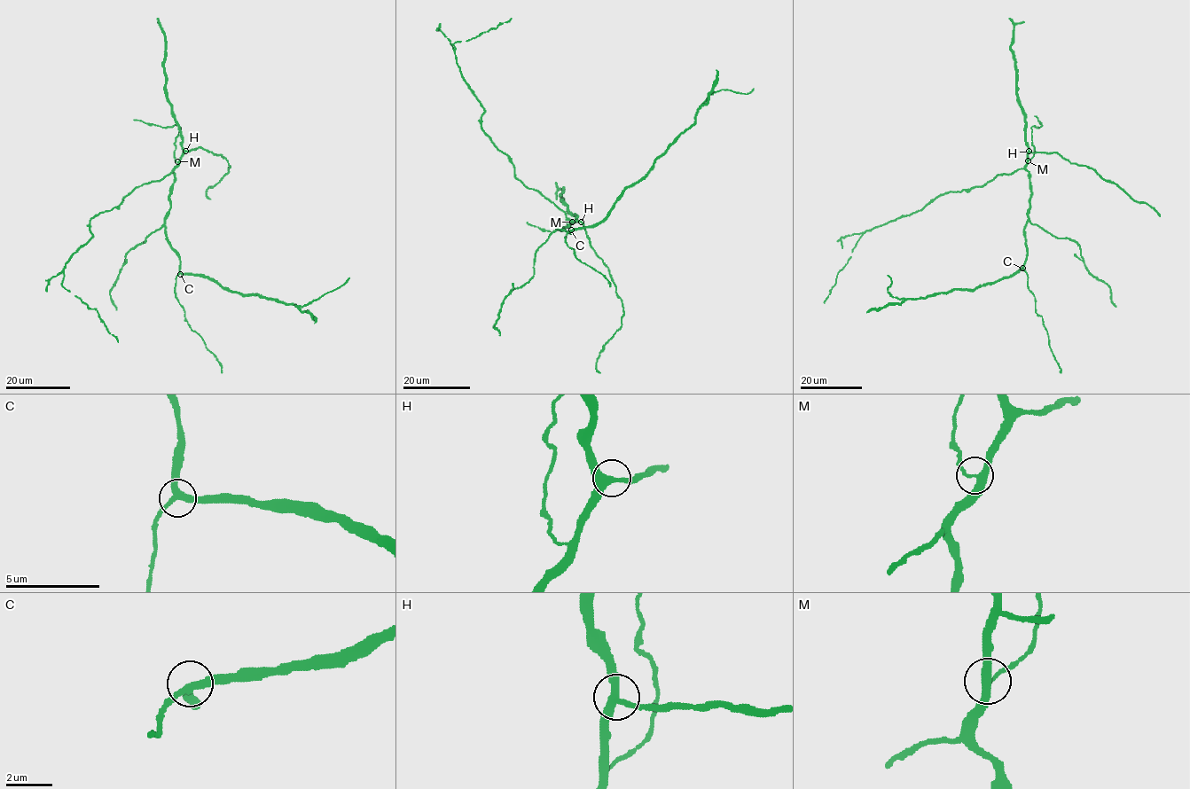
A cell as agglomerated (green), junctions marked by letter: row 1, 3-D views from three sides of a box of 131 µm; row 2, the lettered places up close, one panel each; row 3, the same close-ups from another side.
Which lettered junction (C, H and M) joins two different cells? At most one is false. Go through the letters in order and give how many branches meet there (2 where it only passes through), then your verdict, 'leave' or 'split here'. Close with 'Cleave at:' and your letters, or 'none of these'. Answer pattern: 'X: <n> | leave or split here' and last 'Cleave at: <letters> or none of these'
C: 3 | leave
H: 3 | leave
M: 3 | split here
Cleave at: M

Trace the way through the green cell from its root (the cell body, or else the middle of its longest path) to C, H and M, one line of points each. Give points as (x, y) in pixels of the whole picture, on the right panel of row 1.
C: (1029, 178), (1031, 199), (1024, 230), (1027, 254), (1022, 268)
H: (1029, 178), (1025, 168), (1029, 151)
M: (1029, 178), (1025, 168), (1028, 160)

